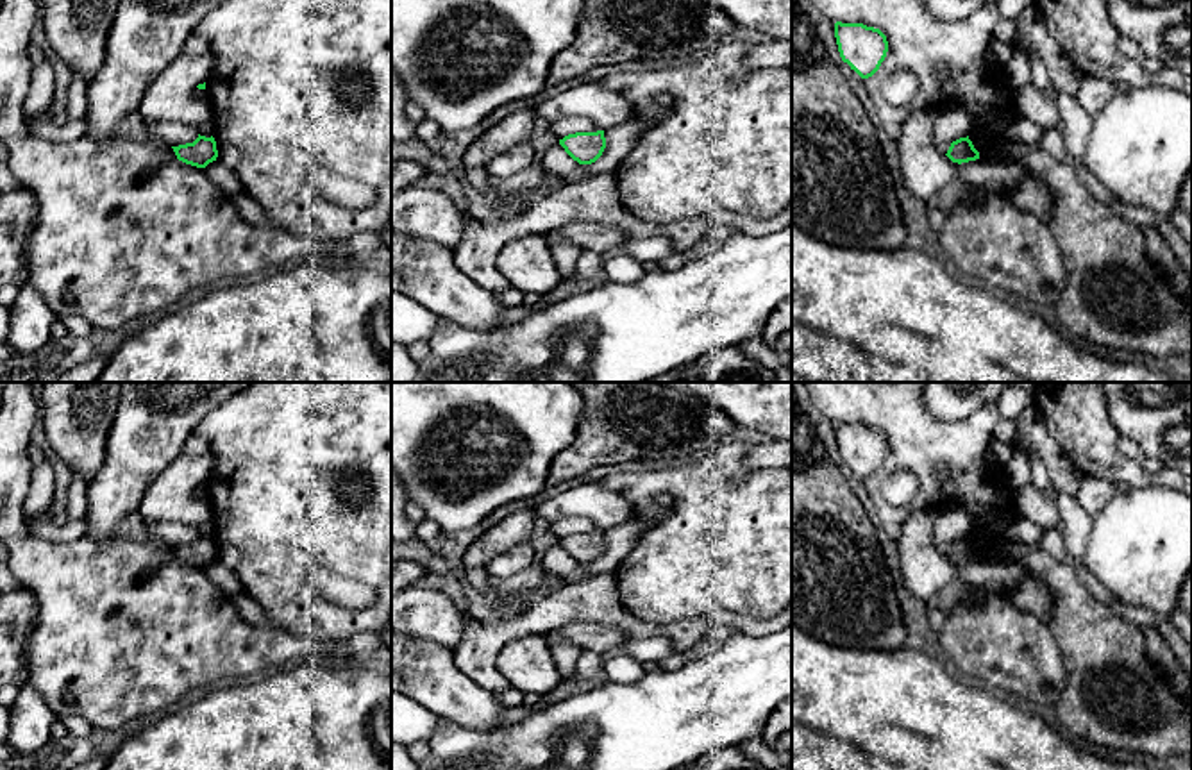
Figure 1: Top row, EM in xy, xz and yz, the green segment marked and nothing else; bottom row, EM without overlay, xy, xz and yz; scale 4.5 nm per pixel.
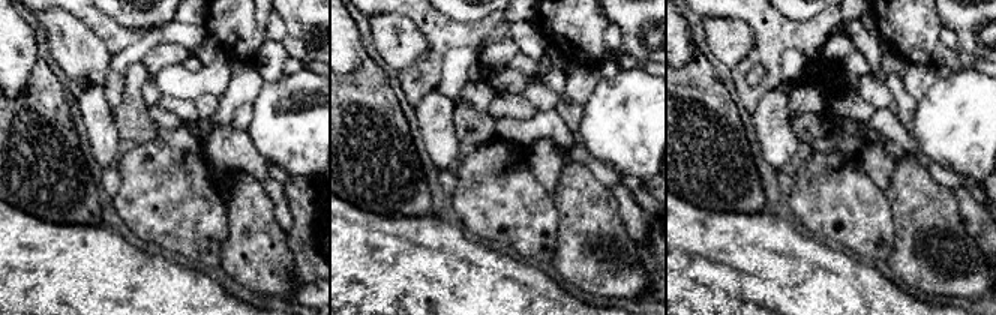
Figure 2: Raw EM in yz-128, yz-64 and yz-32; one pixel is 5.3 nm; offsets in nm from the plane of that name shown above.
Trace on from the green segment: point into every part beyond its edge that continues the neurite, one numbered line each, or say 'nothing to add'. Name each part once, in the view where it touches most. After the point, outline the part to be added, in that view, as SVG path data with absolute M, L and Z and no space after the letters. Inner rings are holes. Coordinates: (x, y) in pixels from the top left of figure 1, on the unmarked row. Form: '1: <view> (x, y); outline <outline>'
nothing to add

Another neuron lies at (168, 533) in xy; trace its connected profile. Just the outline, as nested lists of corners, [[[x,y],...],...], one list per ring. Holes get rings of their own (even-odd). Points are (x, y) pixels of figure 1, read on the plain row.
[[[147,522],[147,531],[150,538],[166,547],[193,543],[198,538],[198,531],[195,527],[189,527],[180,522]]]

